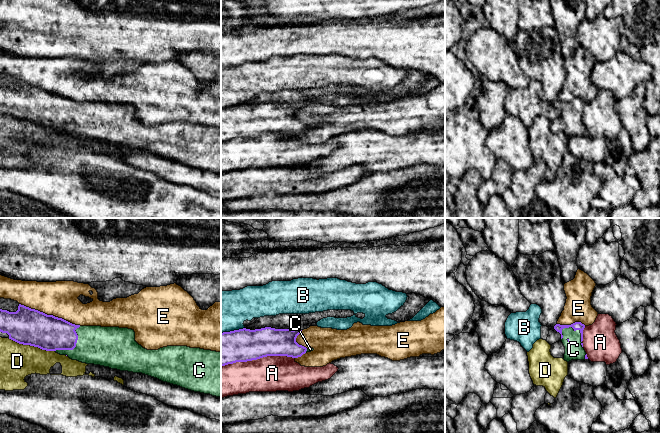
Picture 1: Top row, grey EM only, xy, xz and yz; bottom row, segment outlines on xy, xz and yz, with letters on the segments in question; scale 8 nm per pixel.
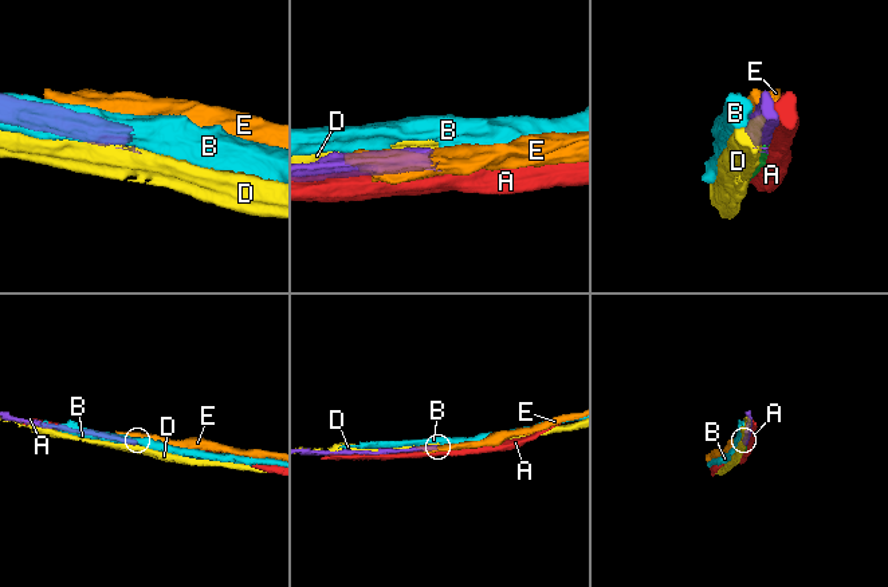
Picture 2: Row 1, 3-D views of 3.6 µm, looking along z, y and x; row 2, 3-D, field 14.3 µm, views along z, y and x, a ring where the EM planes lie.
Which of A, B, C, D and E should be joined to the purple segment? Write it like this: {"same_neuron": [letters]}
{"same_neuron": ["C"]}

